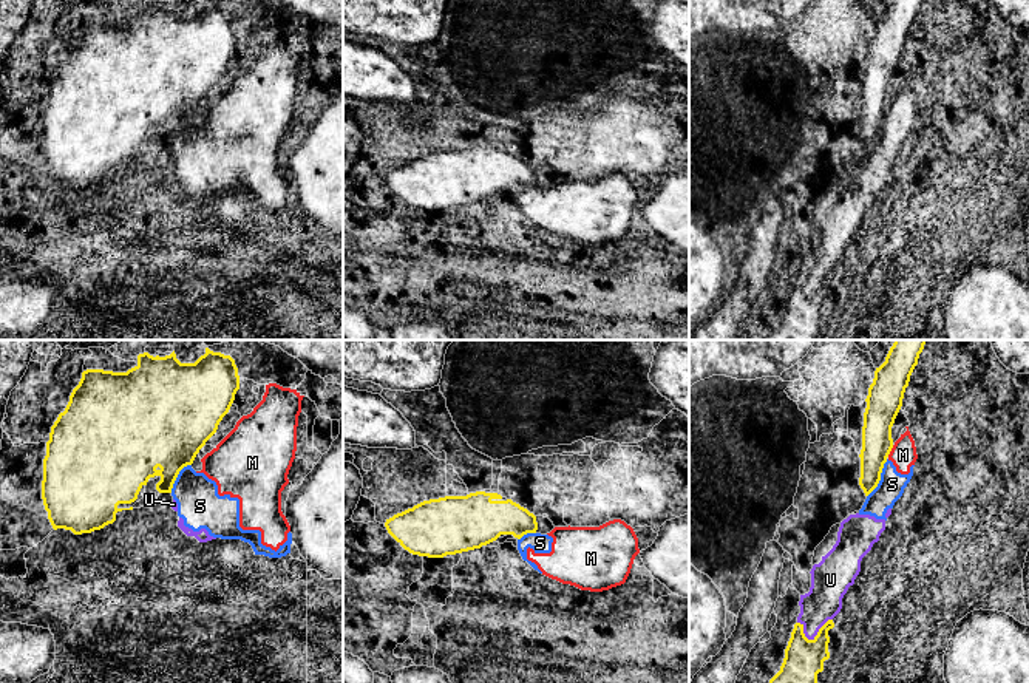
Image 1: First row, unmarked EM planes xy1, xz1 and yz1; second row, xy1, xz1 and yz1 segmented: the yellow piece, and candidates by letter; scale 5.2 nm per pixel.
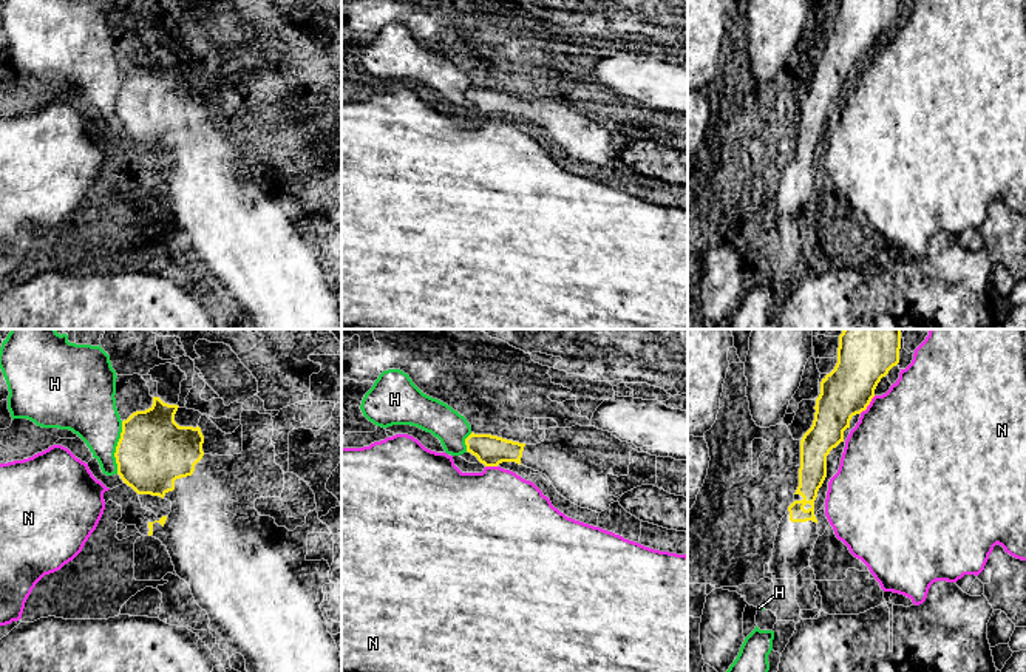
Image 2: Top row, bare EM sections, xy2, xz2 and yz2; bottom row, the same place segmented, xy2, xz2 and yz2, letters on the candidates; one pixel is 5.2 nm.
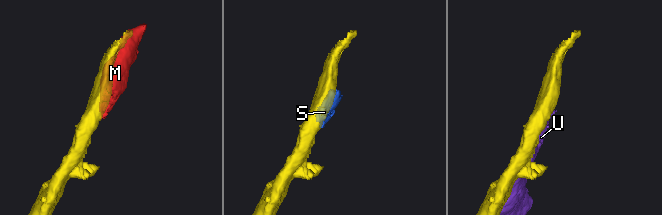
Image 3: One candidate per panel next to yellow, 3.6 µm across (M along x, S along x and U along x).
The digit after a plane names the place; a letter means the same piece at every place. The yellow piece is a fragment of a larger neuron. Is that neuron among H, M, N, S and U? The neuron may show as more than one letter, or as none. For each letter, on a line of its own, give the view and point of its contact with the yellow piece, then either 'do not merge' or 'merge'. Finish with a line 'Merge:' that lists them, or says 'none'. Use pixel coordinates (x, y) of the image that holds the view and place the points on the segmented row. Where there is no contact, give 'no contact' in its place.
H: xy2 (116, 448) | do not merge
M: yz1 (890, 450) | do not merge
N: yz2 (869, 403) | do not merge
S: yz1 (879, 478) | do not merge
U: yz1 (811, 640) | do not merge
Merge: none

